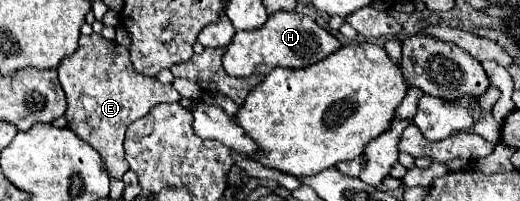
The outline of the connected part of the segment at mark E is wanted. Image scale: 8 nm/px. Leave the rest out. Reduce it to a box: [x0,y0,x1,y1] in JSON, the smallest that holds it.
[56,33,182,179]

